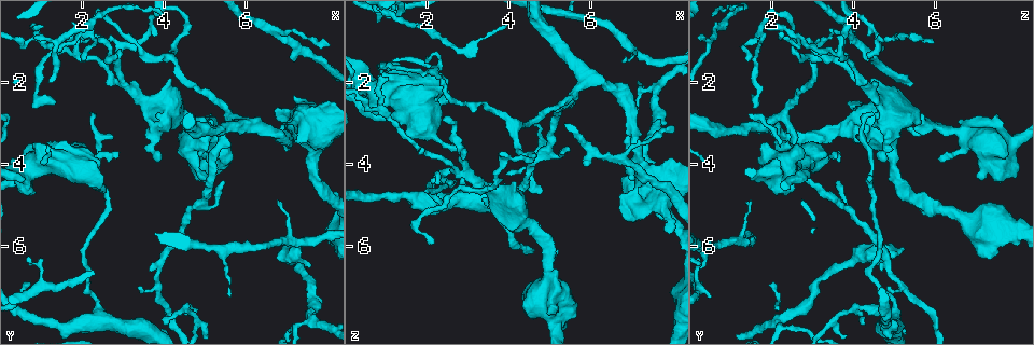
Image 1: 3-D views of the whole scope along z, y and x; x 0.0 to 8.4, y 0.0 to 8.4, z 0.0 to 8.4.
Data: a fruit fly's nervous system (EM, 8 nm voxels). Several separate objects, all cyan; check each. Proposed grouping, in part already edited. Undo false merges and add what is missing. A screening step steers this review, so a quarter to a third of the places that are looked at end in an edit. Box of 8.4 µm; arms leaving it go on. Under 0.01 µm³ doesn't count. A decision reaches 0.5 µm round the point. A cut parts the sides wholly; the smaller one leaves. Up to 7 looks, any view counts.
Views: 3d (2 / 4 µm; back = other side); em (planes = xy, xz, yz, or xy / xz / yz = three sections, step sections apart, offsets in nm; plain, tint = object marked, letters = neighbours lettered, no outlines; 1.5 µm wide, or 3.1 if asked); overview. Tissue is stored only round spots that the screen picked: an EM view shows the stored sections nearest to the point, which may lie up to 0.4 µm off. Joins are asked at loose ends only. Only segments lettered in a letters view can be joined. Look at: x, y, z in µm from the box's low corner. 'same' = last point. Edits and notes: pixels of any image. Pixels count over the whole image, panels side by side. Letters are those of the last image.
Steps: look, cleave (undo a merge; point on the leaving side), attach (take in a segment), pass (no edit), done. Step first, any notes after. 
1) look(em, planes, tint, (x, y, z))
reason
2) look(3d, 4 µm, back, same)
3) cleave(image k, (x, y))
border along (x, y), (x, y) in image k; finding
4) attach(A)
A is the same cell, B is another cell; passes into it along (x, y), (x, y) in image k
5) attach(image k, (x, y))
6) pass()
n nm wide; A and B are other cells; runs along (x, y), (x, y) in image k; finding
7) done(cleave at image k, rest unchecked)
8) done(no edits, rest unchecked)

look(em, planes, letters, (2.95, 3.70, 3.50))
free end

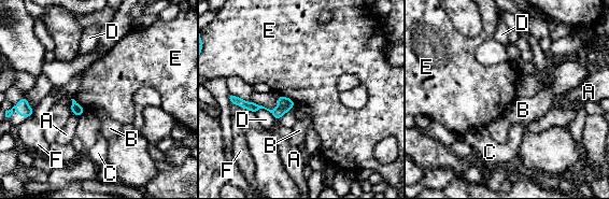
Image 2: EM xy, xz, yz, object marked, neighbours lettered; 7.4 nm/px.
pass()
D touches over 180 nm; A, B, C, D, E and F are other cells; runs along (237, 100), (270, 111), (291, 103) in image 2; none of them fits

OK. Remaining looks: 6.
look(3d, 2 µm, (2.95, 1.90, 4.10))
three arms meet

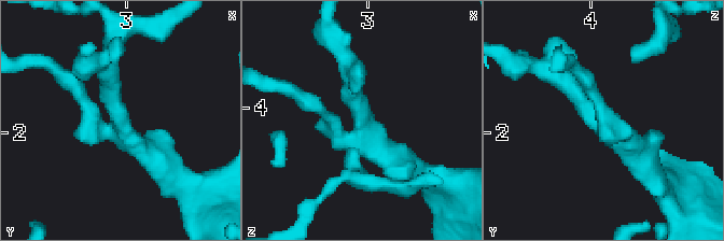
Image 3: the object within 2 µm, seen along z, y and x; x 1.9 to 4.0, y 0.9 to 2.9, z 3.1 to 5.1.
look(em, xy, step 8, tint, (2.92, 1.94, 4.16))
3 arms

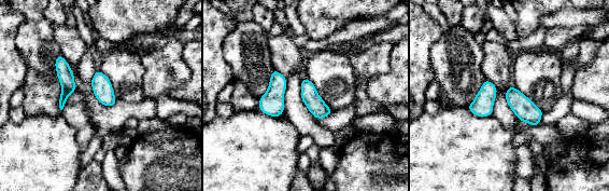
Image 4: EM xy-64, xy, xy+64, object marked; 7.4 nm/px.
look(em, planes, letters, same)
cut it another way

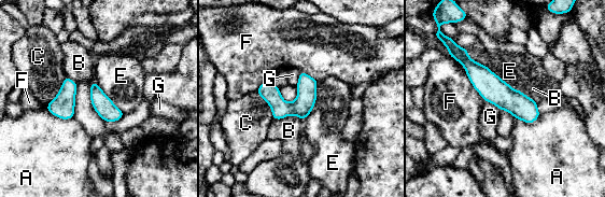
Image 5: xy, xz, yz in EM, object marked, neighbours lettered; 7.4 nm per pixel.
pass()
A, B, C, E, F and G are other cells; border along (273, 118), (297, 115), (303, 121) in image 5; one cell here

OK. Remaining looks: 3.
look(em, planes, letters, (1.00, 0.65, 1.85))
free end

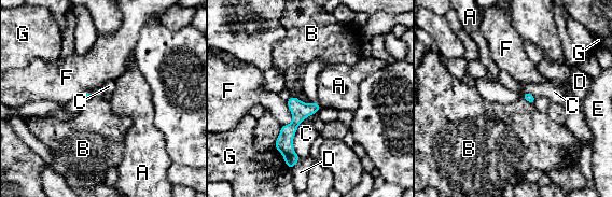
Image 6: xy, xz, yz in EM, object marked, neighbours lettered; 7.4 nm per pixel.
pass()
A, B, C, D, E, F and G are other cells; border along (522, 97), (533, 104) in image 6; no lettered segment goes on from it

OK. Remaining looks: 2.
done(no edits, rest unchecked)

